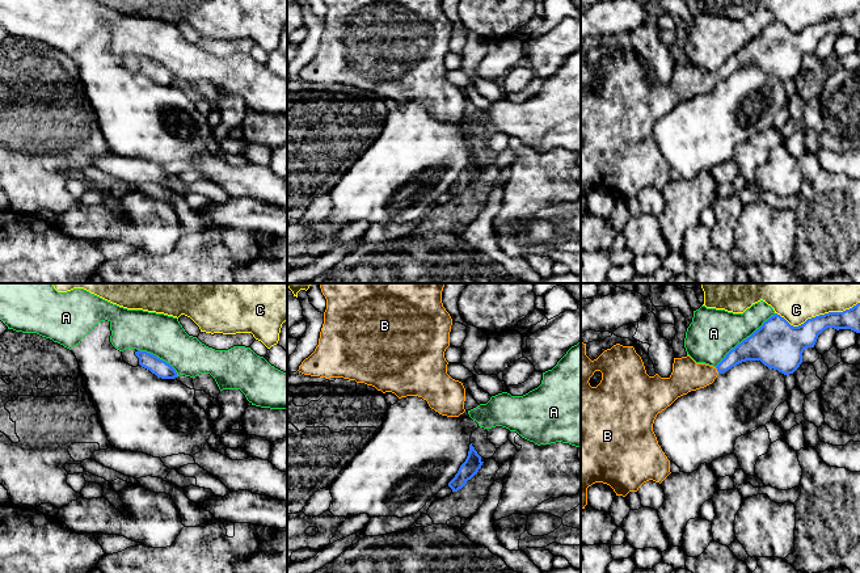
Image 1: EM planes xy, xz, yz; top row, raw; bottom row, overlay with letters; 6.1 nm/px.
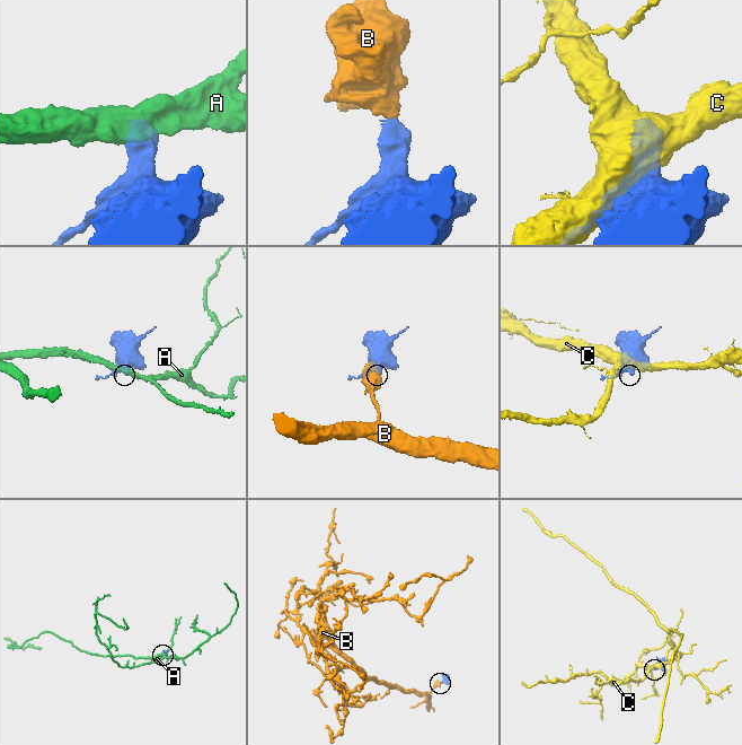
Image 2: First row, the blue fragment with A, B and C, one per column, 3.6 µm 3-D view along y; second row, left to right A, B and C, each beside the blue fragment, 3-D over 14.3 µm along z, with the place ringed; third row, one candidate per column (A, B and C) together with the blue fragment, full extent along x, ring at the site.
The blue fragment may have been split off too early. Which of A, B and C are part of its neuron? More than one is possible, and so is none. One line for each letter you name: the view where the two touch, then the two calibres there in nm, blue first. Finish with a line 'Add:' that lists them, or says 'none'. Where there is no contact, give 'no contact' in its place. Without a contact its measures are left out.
B: contact in yz; calibres 140 and 200 nm
Add: B

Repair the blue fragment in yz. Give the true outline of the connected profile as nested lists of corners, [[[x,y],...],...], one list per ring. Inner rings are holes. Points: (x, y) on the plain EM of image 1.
[[[860,9],[843,18],[808,25],[798,33],[775,20],[732,55],[716,73],[696,69],[690,62],[674,64],[669,84],[661,84],[658,80],[649,83],[633,52],[616,50],[591,67],[586,62],[586,50],[581,49],[581,216],[587,211],[587,194],[595,189],[607,190],[616,202],[625,203],[649,186],[661,190],[671,180],[670,167],[658,151],[653,130],[657,121],[678,104],[712,90],[718,80],[746,67],[760,67],[784,81],[793,80],[802,69],[804,56],[814,54],[818,42],[827,34],[860,39]],[[595,77],[602,79],[602,87],[596,93],[591,93],[589,87]]]

